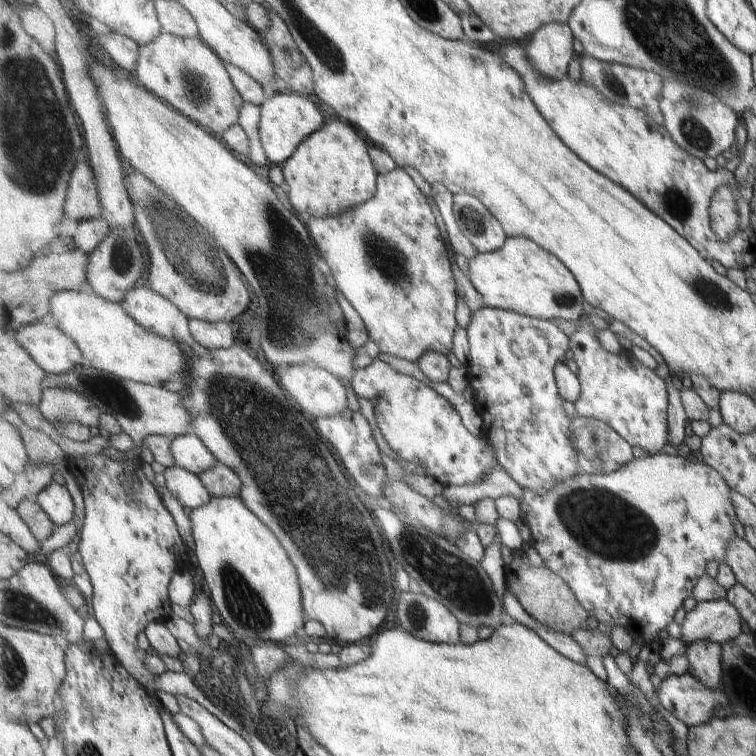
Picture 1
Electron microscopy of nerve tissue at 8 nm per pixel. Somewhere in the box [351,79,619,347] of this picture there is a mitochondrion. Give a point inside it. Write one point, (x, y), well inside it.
(386, 258)

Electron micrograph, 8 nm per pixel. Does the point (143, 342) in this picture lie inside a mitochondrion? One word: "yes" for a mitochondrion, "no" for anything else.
no

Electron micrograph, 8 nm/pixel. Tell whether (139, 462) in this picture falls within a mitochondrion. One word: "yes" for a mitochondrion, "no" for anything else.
no

